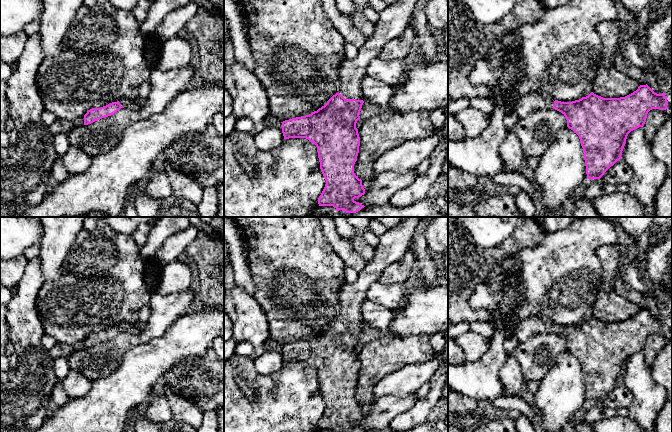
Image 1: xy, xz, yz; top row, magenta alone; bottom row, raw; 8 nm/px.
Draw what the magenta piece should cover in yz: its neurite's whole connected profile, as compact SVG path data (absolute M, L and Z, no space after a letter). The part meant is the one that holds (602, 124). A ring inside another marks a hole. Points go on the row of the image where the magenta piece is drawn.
M646 84L640 85L636 91L625 97L603 98L591 92L588 96L582 97L581 99L572 102L561 102L558 100L554 101L552 99L545 98L541 93L531 93L523 95L515 103L512 109L519 116L520 119L523 119L535 110L551 108L561 112L567 120L567 127L573 130L579 136L581 146L584 152L586 174L588 179L593 180L600 179L611 166L613 166L618 160L621 159L622 151L625 146L628 134L631 131L644 126L647 114L650 110L667 109L667 97L665 96L665 93L655 93Z

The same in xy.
M120 100L117 102L112 102L101 108L92 108L88 110L87 113L84 115L84 125L88 125L102 118L111 116L121 108L137 110L138 105L139 105L138 101Z

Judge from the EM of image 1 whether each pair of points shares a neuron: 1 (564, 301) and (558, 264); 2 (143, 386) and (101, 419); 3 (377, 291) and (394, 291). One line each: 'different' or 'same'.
1: same
2: same
3: same

